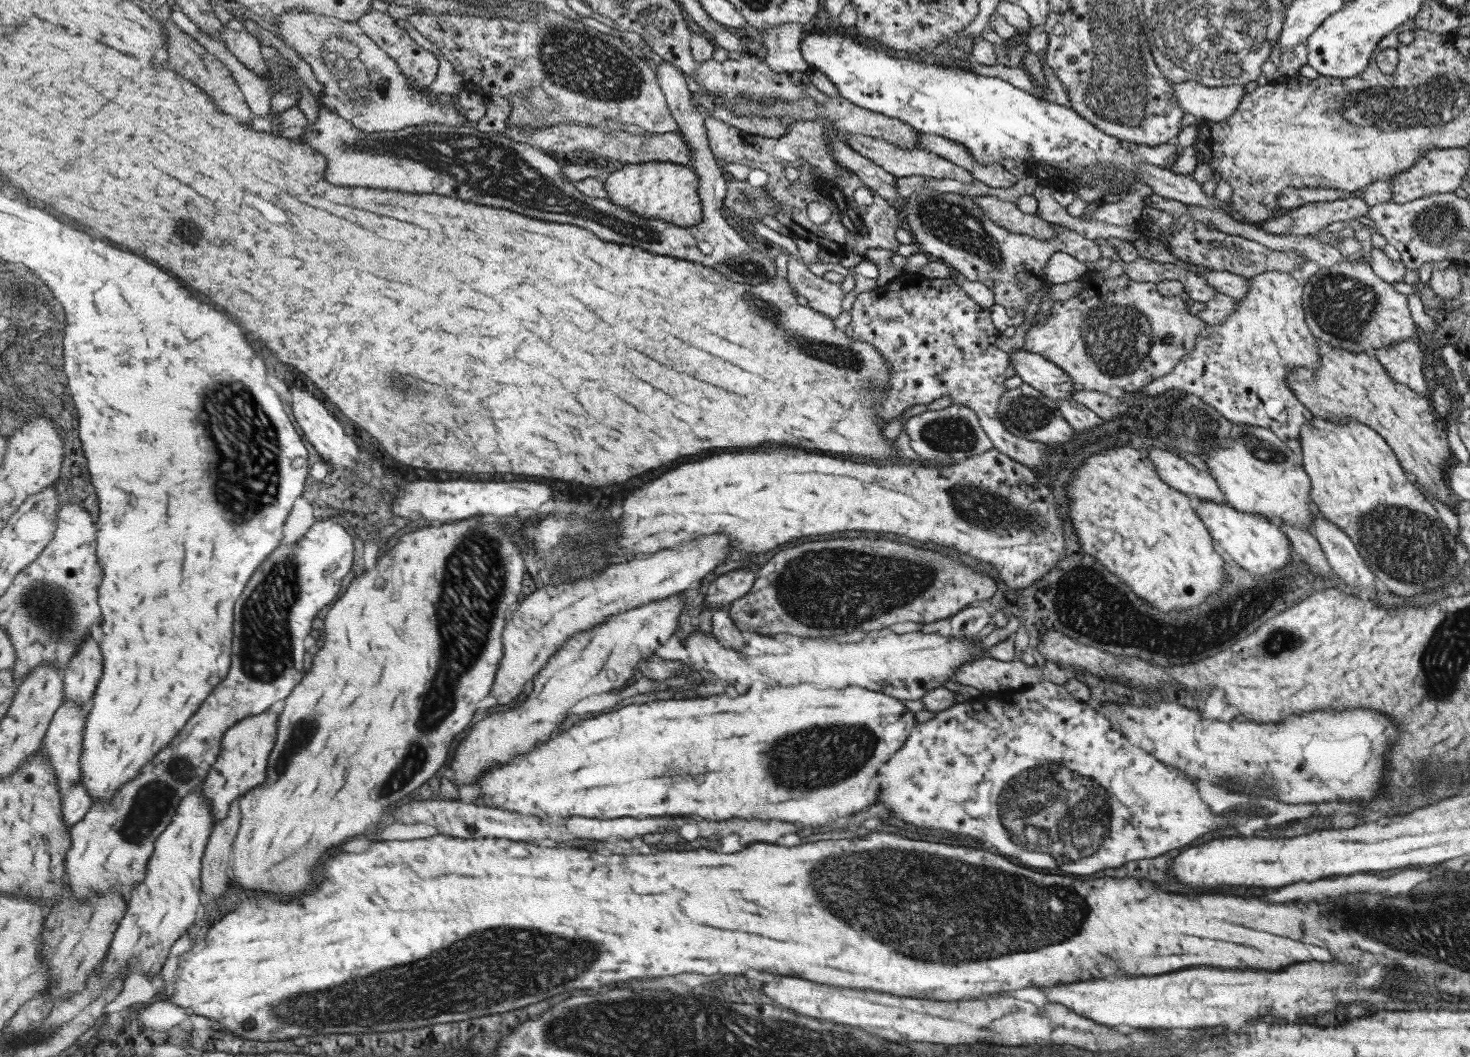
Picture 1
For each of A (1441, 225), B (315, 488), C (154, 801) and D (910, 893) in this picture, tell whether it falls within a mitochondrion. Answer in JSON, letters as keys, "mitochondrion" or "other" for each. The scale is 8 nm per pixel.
{"A":"mitochondrion","B":"other","C":"mitochondrion","D":"mitochondrion"}

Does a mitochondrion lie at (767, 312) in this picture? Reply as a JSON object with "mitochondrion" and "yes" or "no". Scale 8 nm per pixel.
{"mitochondrion":"yes"}

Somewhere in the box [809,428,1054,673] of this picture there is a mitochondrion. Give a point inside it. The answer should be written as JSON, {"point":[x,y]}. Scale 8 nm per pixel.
{"point":[1006,516]}

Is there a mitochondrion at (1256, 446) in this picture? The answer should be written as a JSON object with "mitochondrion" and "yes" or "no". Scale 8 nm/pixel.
{"mitochondrion":"yes"}

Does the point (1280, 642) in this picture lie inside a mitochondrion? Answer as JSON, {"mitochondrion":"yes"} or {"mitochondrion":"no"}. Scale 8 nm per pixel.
{"mitochondrion":"yes"}

